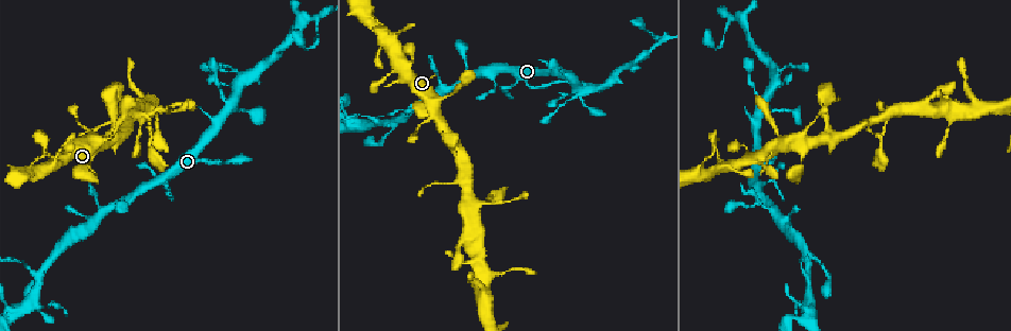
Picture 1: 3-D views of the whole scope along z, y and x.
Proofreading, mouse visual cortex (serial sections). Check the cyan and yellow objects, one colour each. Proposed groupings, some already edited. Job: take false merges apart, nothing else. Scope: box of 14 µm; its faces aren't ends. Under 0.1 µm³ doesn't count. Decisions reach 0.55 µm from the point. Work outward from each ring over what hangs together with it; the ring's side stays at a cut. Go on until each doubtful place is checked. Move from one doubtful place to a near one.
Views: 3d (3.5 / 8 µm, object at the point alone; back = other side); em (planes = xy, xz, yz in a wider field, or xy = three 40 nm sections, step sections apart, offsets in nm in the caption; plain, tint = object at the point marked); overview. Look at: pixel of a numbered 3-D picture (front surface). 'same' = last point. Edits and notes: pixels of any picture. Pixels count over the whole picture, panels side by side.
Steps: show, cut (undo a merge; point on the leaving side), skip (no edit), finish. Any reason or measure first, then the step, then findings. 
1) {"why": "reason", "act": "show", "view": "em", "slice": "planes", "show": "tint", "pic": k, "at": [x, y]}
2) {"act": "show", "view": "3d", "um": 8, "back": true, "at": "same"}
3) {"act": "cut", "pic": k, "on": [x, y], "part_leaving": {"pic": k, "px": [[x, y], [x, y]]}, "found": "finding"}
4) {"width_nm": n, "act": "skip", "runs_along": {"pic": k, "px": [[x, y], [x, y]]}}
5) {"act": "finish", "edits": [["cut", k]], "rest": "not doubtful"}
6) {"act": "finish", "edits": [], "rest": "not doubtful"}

{"act": "show", "view": "3d", "um": 3.5, "pic": 1, "at": [377, 123]}

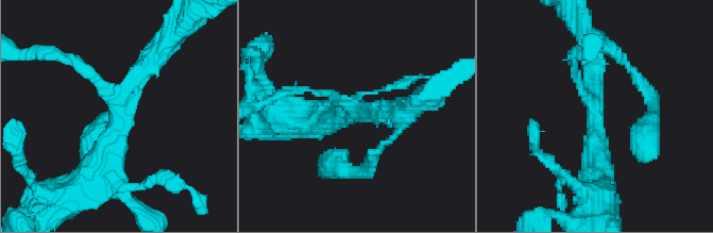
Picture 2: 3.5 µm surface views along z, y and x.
{"act": "show", "view": "em", "slice": "xy", "step": 1, "show": "tint", "pic": 2, "at": [595, 98]}

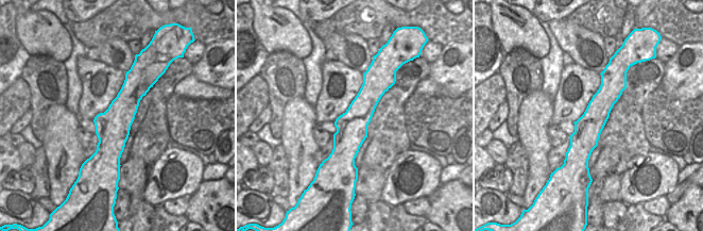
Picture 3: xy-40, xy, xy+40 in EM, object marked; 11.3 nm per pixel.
{"arms": 3, "arm_widths_nm": [150, 300, 350], "act": "skip", "runs_along": {"pic": 3, "px": [[606, 73], [582, 162]]}, "found": "continuous, no second cell"}

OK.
{"act": "show", "view": "3d", "um": 3.5, "pic": 1, "at": [89, 163]}

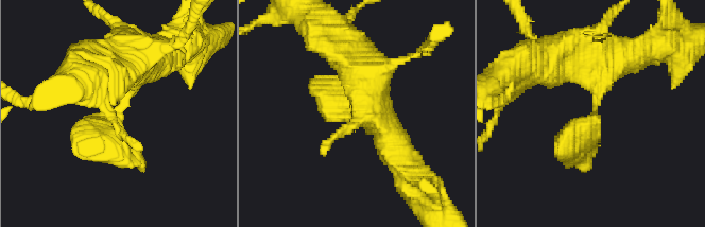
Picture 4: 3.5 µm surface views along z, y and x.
{"act": "show", "view": "em", "slice": "xy", "step": 3, "show": "tint", "pic": 4, "at": [594, 110]}

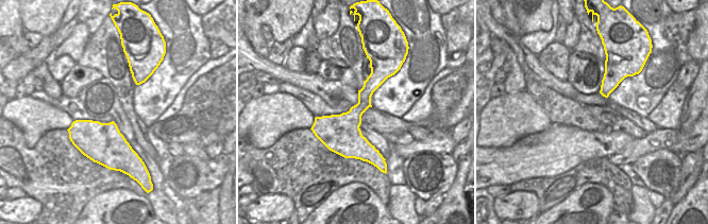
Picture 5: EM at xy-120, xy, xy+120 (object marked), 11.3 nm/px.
{"act": "skip", "runs_along": {"pic": 4, "px": [[574, 57], [596, 73], [583, 161]]}, "found": "one cell here"}

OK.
{"act": "show", "view": "3d", "um": 8, "pic": 1, "at": [731, 17]}

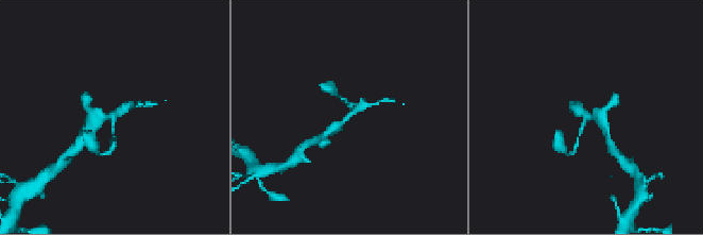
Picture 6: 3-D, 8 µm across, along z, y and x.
{"why": "zoom in", "act": "show", "view": "3d", "um": 3.5, "pic": 6, "at": [587, 115]}

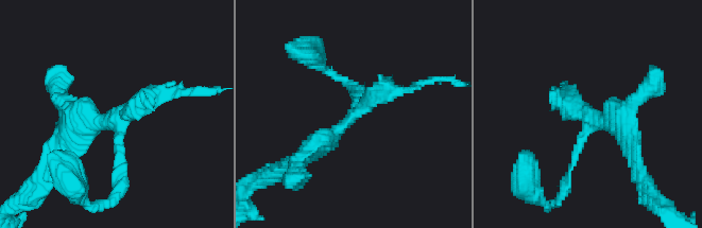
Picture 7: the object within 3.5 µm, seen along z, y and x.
{"arms": 3, "arm_widths_nm": [100, 250, 250], "why": "shape alone is not enough", "act": "show", "view": "em", "slice": "planes", "show": "tint", "pic": 7, "at": [352, 116]}

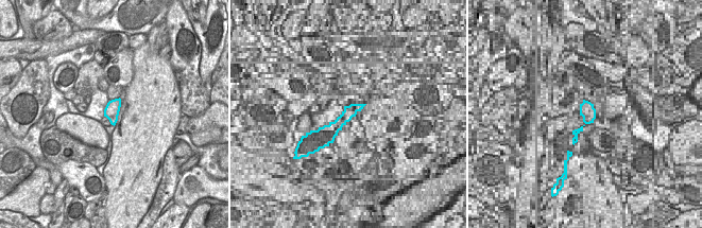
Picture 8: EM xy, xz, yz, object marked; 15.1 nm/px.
{"act": "skip", "runs_along": {"pic": 7, "px": [[304, 159], [356, 114], [359, 91]]}, "found": "all the same cell"}

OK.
{"act": "finish", "edits": [], "rest": "not doubtful"}

